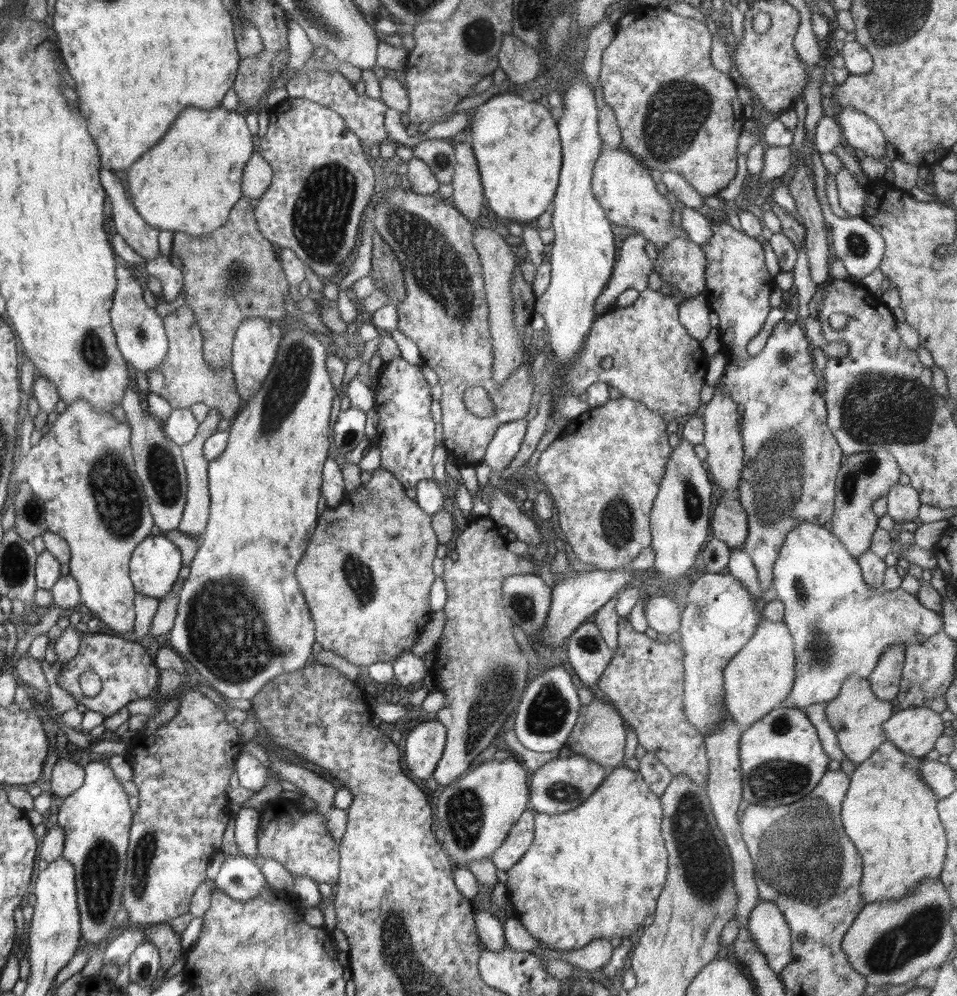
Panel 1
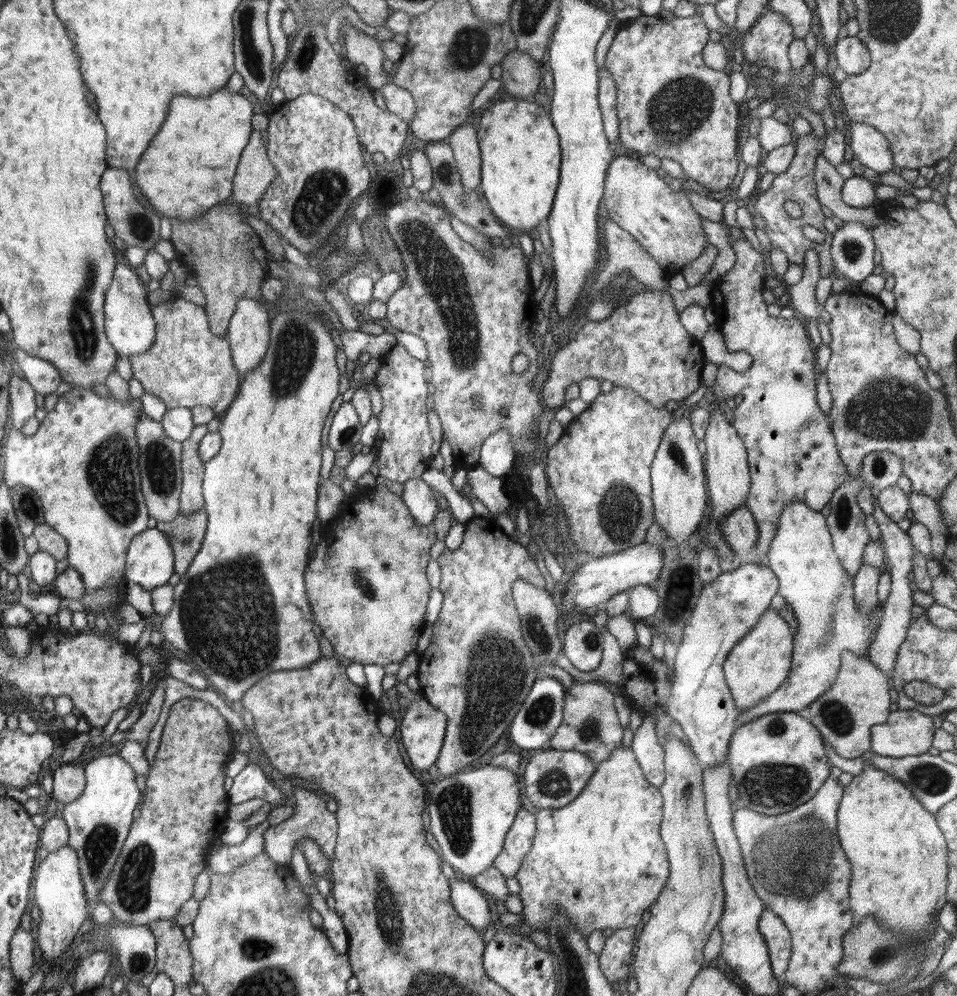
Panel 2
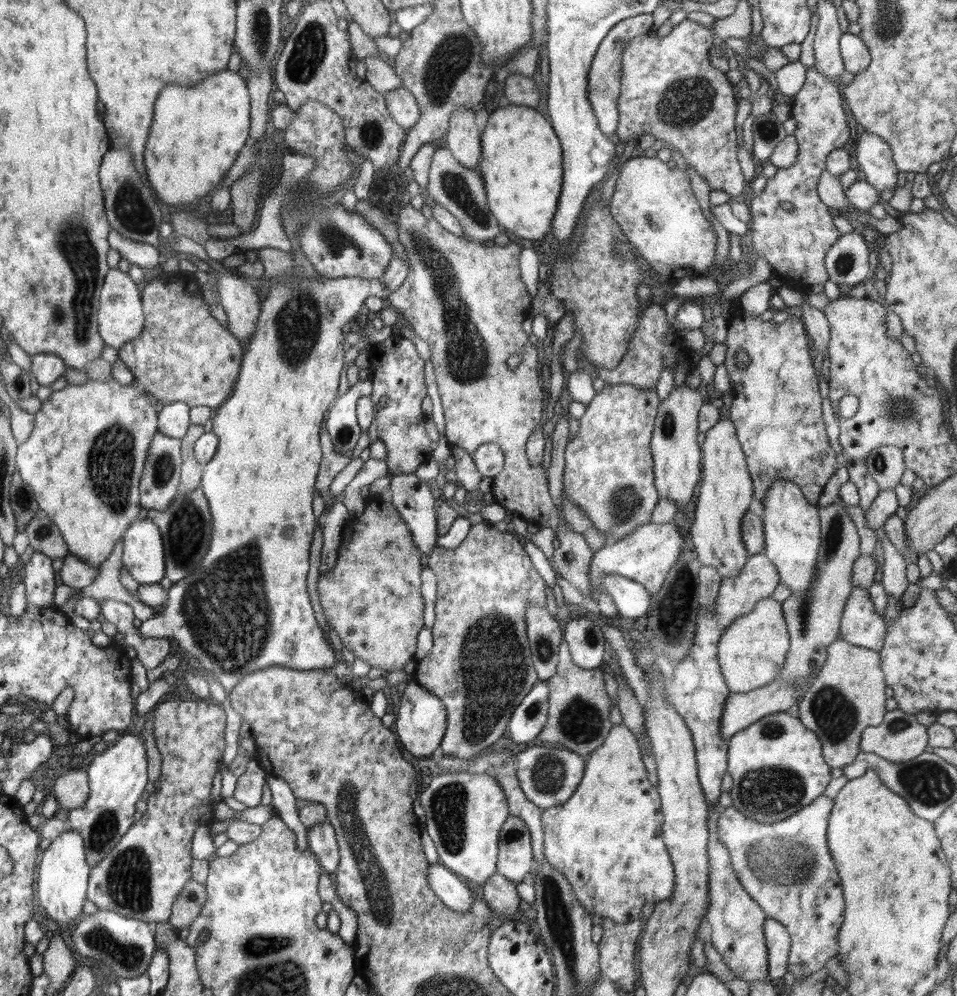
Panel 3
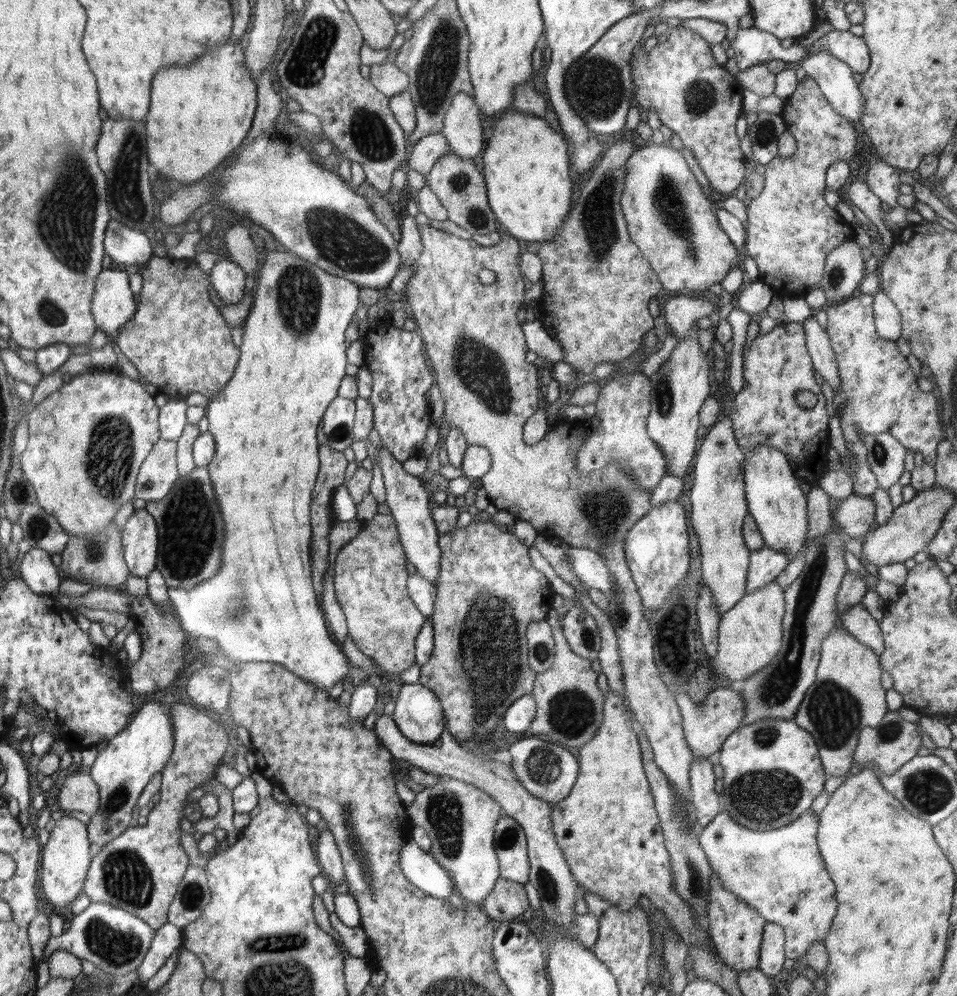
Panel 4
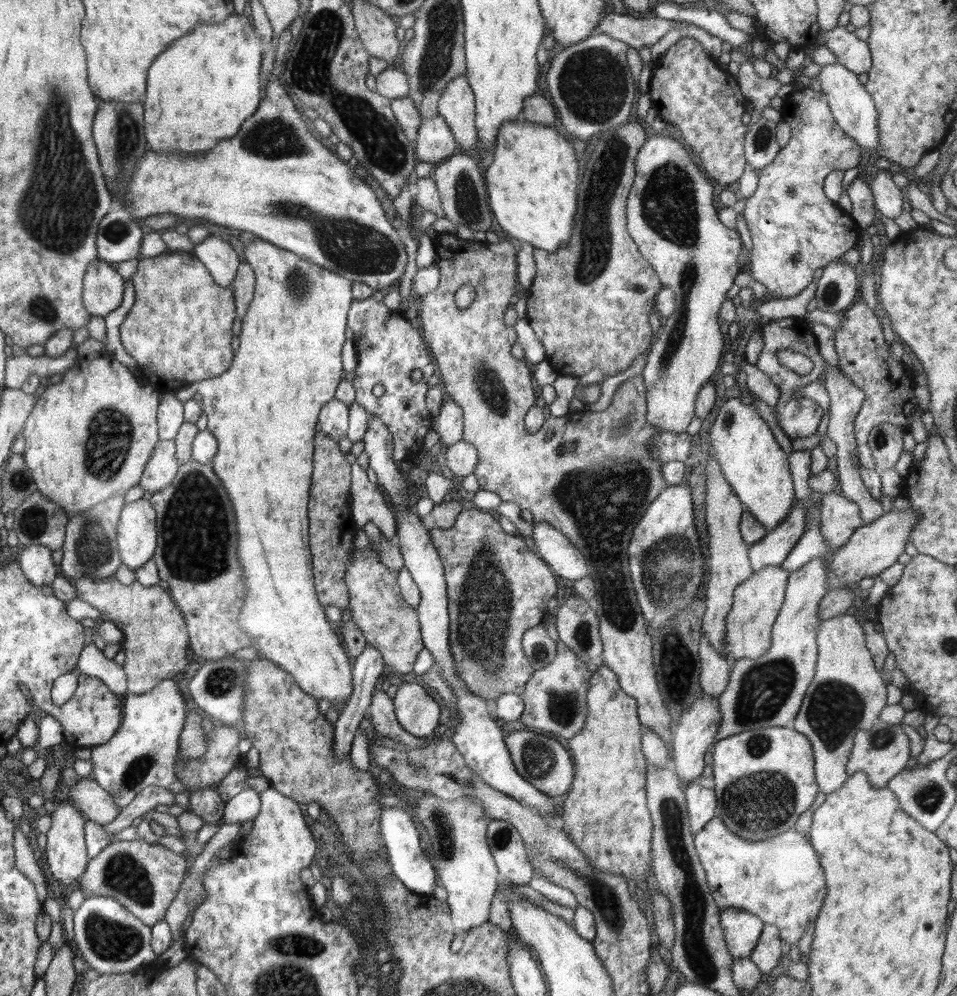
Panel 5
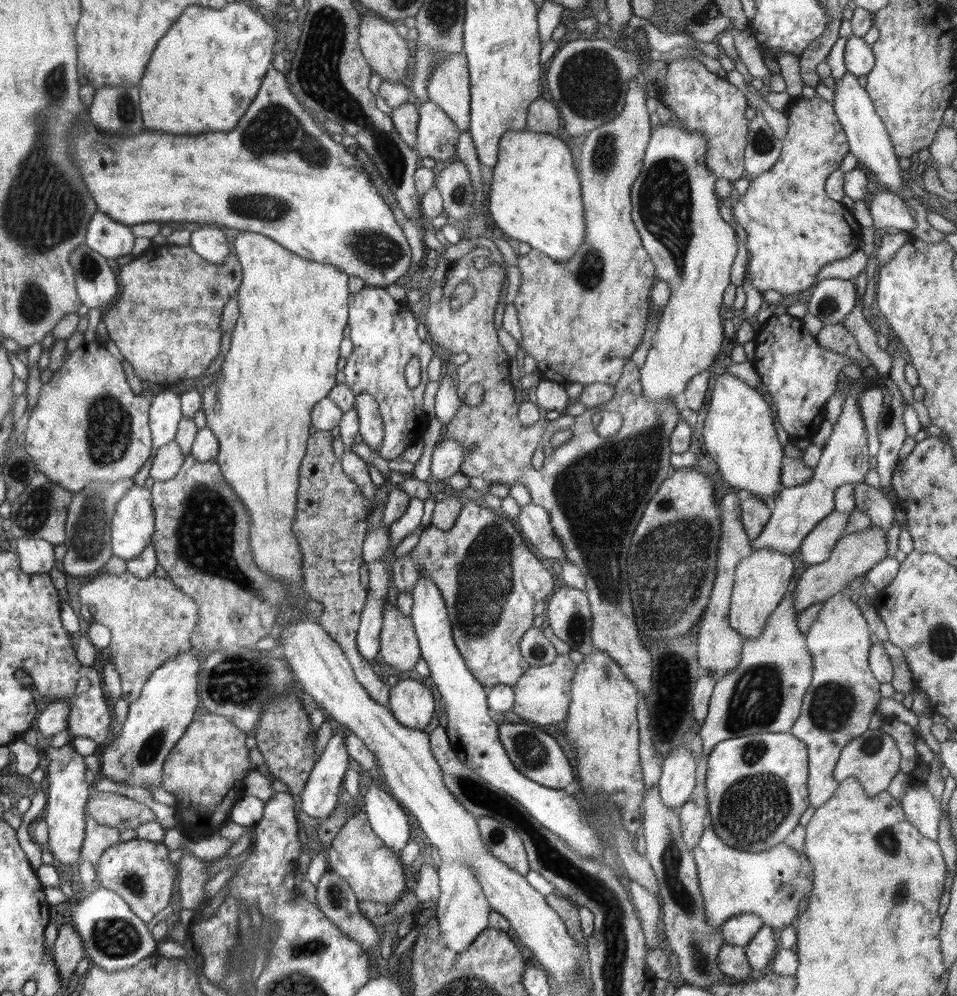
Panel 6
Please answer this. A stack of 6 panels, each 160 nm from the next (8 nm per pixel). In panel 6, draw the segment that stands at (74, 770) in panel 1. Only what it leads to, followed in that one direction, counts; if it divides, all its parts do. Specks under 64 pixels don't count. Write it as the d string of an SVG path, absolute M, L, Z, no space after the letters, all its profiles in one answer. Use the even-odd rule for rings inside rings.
M93 789L89 796L86 804L88 816L98 824L111 826L120 833L129 828L135 829L139 824L156 821L156 815L148 806L126 795Z

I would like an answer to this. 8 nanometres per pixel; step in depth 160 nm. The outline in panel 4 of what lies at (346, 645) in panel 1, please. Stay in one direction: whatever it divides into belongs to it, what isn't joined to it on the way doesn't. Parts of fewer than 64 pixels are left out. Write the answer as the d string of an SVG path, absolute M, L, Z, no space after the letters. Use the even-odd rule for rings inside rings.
M376 513L362 526L357 538L338 552L334 564L335 598L347 620L347 636L362 654L392 674L400 674L415 664L415 638L427 619L408 596L407 563L392 515Z

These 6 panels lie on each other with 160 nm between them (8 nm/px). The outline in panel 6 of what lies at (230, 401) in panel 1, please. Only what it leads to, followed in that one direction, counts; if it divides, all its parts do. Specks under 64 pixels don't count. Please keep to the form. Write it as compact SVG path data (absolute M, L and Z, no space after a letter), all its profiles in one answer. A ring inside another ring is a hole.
M167 242L165 245L153 245L150 250L144 251L139 256L134 257L133 261L122 266L120 276L124 285L124 293L112 305L103 309L102 320L106 324L109 338L114 340L125 360L132 364L138 378L141 378L142 381L148 380L148 382L153 382L164 388L170 388L171 385L178 385L185 379L201 378L204 372L208 370L210 363L220 354L220 340L223 335L223 330L221 329L222 312L228 299L236 294L241 285L243 270L236 254L230 253L222 266L216 266L198 256L189 245L180 246Z

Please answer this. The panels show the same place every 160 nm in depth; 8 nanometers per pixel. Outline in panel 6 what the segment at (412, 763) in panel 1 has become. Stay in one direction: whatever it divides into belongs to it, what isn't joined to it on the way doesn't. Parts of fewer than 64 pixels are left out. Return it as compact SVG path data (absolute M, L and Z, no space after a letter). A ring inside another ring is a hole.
M418 677L408 679L399 679L394 687L389 689L389 708L394 715L394 718L406 728L414 728L423 730L430 724L432 716L434 716L434 696L432 691Z

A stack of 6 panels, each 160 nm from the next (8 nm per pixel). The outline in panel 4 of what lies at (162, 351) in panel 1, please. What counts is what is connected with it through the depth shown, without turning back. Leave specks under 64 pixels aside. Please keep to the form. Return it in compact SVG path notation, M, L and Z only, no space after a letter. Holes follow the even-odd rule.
M115 267L102 269L102 272L98 274L96 279L95 293L92 297L90 309L95 325L107 334L107 340L109 340L109 344L114 348L114 353L118 356L118 364L116 364L117 369L124 375L142 382L142 386L144 386L146 391L150 395L155 396L159 392L158 388L154 386L154 384L143 382L136 367L132 362L130 362L130 360L128 360L128 358L126 358L126 356L124 356L124 354L122 354L122 351L117 344L119 331L127 322L132 321L132 318L136 315L136 309L136 295L132 293L132 290L130 289L128 274L126 271L118 270Z

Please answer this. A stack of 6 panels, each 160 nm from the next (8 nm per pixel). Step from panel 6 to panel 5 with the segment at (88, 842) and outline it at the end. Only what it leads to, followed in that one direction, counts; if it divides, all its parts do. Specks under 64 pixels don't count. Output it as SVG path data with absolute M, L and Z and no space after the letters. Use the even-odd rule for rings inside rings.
M146 786L136 794L128 806L120 810L112 822L103 825L103 828L110 834L120 832L123 828L129 827L135 818L144 817L158 805L171 807L174 805L174 796L170 789L165 789L163 786Z

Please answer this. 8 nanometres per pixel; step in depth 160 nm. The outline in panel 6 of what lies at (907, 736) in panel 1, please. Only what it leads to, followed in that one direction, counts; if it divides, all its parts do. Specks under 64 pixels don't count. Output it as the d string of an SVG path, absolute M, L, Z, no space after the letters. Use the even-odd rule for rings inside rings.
M868 729L864 734L853 738L841 750L840 758L834 767L834 780L842 782L848 777L856 777L863 786L868 798L887 790L891 779L900 771L901 754L896 746L896 741L882 729Z

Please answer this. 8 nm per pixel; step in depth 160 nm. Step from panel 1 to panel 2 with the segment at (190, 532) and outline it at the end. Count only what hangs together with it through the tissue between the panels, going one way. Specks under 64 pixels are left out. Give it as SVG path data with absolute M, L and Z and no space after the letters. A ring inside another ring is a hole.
M195 425L191 435L182 443L181 471L183 481L179 498L179 512L192 514L205 508L203 478L205 462L199 457L199 444L208 432L206 425Z

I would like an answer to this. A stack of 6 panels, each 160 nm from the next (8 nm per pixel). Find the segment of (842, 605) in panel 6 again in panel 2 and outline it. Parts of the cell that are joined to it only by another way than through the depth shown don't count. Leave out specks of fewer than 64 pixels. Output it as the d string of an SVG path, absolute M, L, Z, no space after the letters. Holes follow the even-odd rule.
M845 650L833 686L808 707L808 720L824 739L845 759L855 759L871 750L871 728L886 722L890 712L890 678L866 657Z

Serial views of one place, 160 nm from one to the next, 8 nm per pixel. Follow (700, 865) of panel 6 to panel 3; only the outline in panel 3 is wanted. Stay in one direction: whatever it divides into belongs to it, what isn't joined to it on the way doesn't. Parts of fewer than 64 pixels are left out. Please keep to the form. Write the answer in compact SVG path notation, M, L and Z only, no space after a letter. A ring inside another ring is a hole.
M821 795L810 802L810 806L798 810L798 814L774 824L752 822L736 808L722 809L718 818L719 841L726 845L734 872L744 890L762 907L768 918L783 924L790 935L791 949L787 970L797 980L820 970L830 958L838 956L839 952L837 936L844 922L845 900L840 875L836 872L836 865L832 862L826 842L832 805L833 800Z

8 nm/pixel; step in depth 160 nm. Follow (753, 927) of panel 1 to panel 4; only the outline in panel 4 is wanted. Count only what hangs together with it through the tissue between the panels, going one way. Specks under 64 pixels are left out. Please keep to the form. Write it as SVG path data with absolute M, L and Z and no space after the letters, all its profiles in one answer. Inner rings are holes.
M767 922L764 925L760 949L760 960L757 966L766 976L776 976L785 960L785 932L782 926Z

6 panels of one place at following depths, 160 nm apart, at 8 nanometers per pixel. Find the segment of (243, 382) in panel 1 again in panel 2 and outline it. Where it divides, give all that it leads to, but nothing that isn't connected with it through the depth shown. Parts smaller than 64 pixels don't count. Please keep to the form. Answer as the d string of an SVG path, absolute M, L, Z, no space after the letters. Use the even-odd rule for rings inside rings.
M241 298L237 302L226 337L242 380L262 362L269 349L270 321L261 301Z

